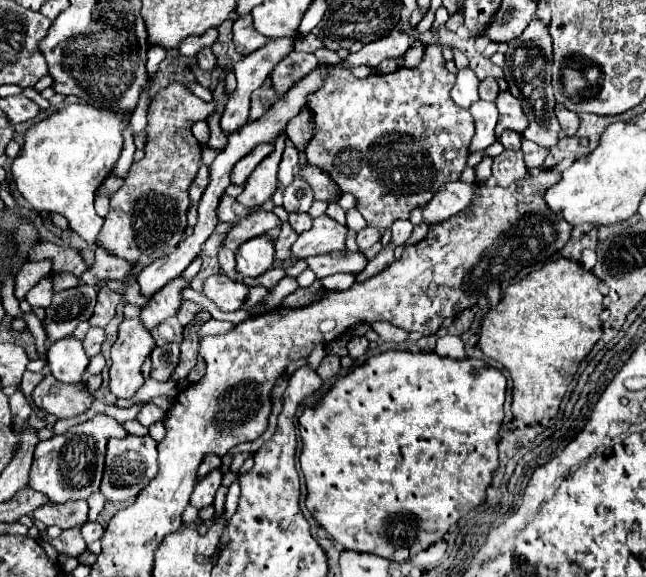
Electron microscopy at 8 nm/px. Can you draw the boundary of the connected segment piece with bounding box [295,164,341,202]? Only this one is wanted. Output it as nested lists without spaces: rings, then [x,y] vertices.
[[[305,164],[305,166],[299,166],[297,168],[295,176],[303,178],[309,184],[315,200],[335,202],[341,196],[337,184],[333,184],[333,180],[325,172],[321,172],[321,168],[313,168],[311,164]]]

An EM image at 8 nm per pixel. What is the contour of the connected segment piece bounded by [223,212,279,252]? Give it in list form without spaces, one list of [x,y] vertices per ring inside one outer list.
[[[255,212],[251,216],[243,216],[239,218],[239,224],[227,232],[223,246],[229,248],[231,252],[237,252],[237,246],[241,246],[253,236],[265,234],[269,228],[275,228],[277,224],[279,224],[277,216],[267,214],[267,212]]]

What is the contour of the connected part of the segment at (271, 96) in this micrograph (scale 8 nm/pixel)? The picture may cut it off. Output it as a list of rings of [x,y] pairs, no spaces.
[[[257,88],[251,96],[251,120],[259,120],[277,102],[273,88]]]

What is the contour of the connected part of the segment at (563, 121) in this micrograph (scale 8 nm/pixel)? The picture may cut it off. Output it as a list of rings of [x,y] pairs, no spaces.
[[[561,104],[555,106],[555,114],[557,114],[557,120],[559,120],[559,124],[561,124],[561,132],[563,132],[565,136],[575,136],[577,130],[579,130],[579,124],[581,124],[579,116],[573,114],[573,112],[569,112],[569,110],[567,110],[565,106],[561,106]]]

